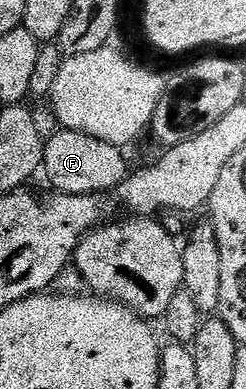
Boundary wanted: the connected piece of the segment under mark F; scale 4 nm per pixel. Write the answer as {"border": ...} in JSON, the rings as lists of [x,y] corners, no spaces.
{"border":[[[59,129],[51,138],[45,140],[46,152],[42,155],[42,167],[44,175],[50,178],[50,183],[55,192],[63,195],[101,195],[103,193],[113,192],[119,185],[125,181],[128,174],[126,159],[121,150],[111,146],[110,143],[100,141],[91,135],[85,135],[79,131],[67,131]]]}

